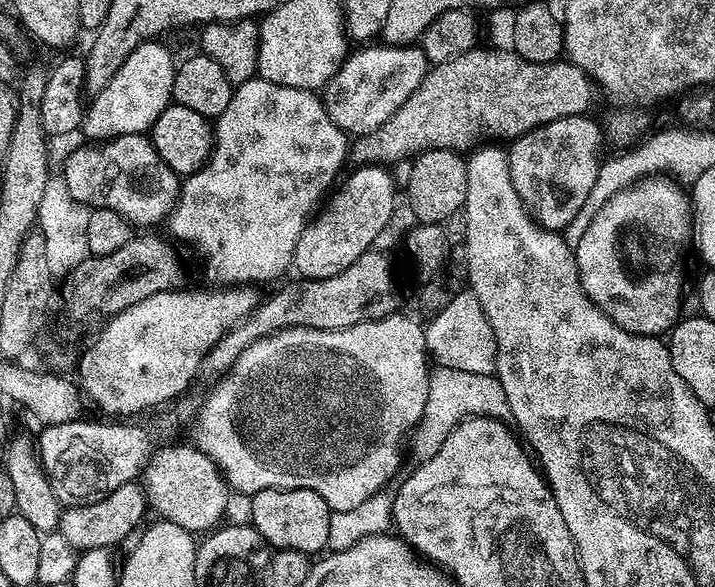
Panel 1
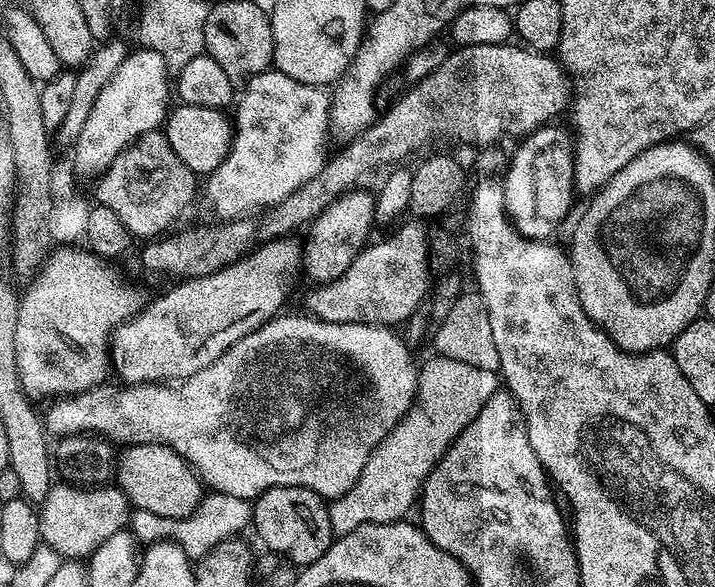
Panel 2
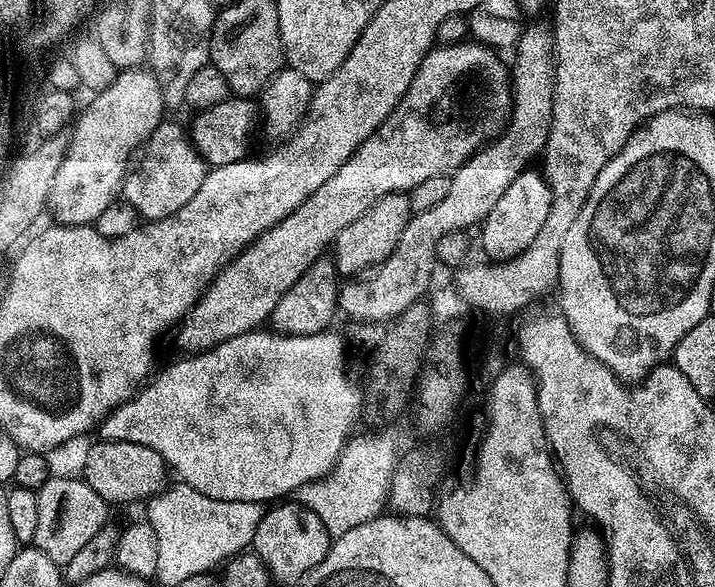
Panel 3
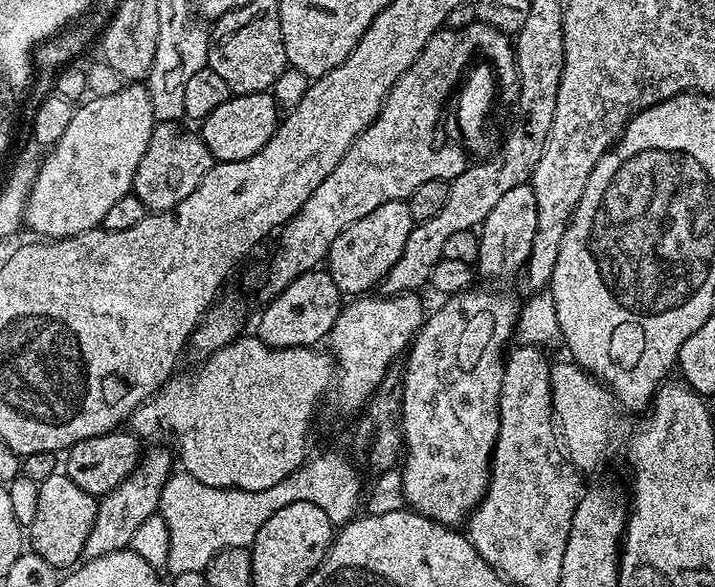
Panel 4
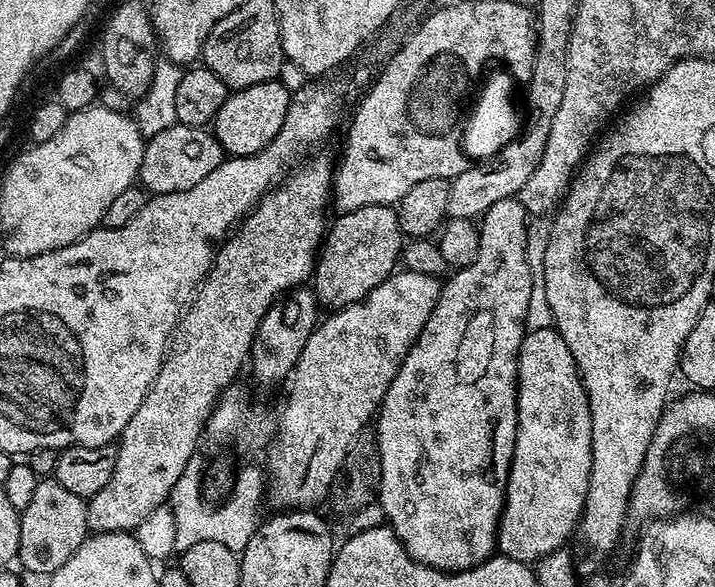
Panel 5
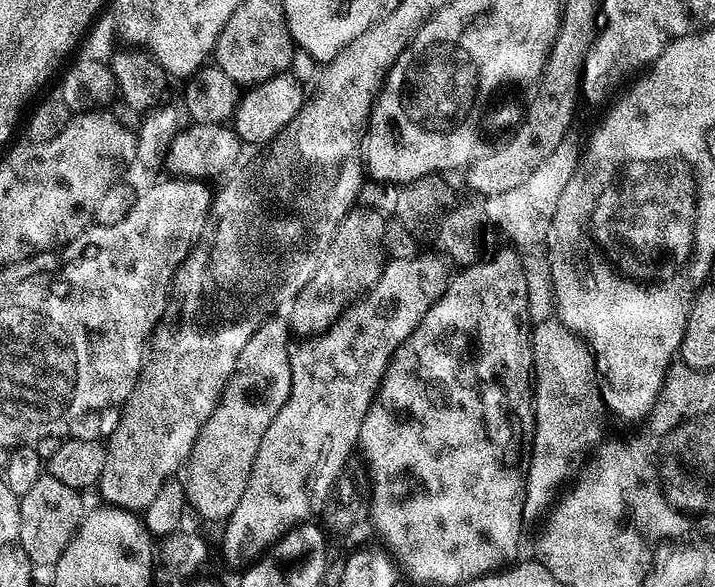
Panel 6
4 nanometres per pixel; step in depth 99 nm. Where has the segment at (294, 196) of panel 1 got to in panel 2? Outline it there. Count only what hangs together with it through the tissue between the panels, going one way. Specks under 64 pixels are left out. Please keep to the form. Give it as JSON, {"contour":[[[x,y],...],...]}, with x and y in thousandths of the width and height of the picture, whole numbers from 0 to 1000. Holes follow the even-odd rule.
{"contour":[[[376,119],[352,129],[340,145],[338,155],[341,158],[337,164],[334,158],[327,184],[324,252],[310,283],[290,302],[291,334],[308,371],[334,371],[378,354],[382,348],[393,348],[406,337],[406,330],[411,330],[411,324],[417,324],[417,317],[434,310],[434,303],[439,303],[439,296],[445,296],[456,276],[453,237],[462,232],[462,164],[452,148],[411,140],[411,133],[400,133],[400,126]]]}

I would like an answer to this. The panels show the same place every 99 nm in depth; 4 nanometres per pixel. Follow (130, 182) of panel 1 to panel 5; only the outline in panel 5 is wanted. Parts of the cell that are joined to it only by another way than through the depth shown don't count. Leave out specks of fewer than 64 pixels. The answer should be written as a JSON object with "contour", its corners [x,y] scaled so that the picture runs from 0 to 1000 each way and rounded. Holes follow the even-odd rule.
{"contour":[[[248,208],[227,221],[227,228],[206,233],[193,307],[208,329],[221,334],[243,330],[249,324],[277,317],[277,310],[283,310],[283,303],[288,303],[288,296],[294,296],[294,290],[303,286],[313,271],[313,250],[290,216],[273,218]]]}

